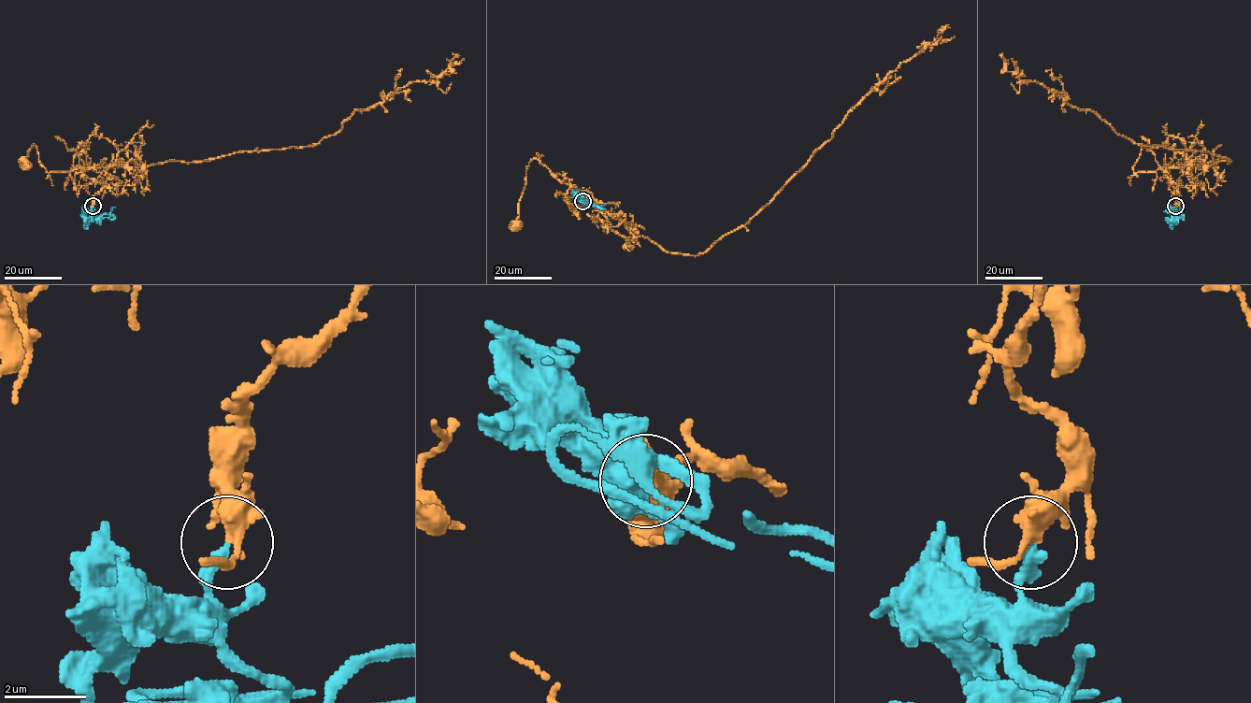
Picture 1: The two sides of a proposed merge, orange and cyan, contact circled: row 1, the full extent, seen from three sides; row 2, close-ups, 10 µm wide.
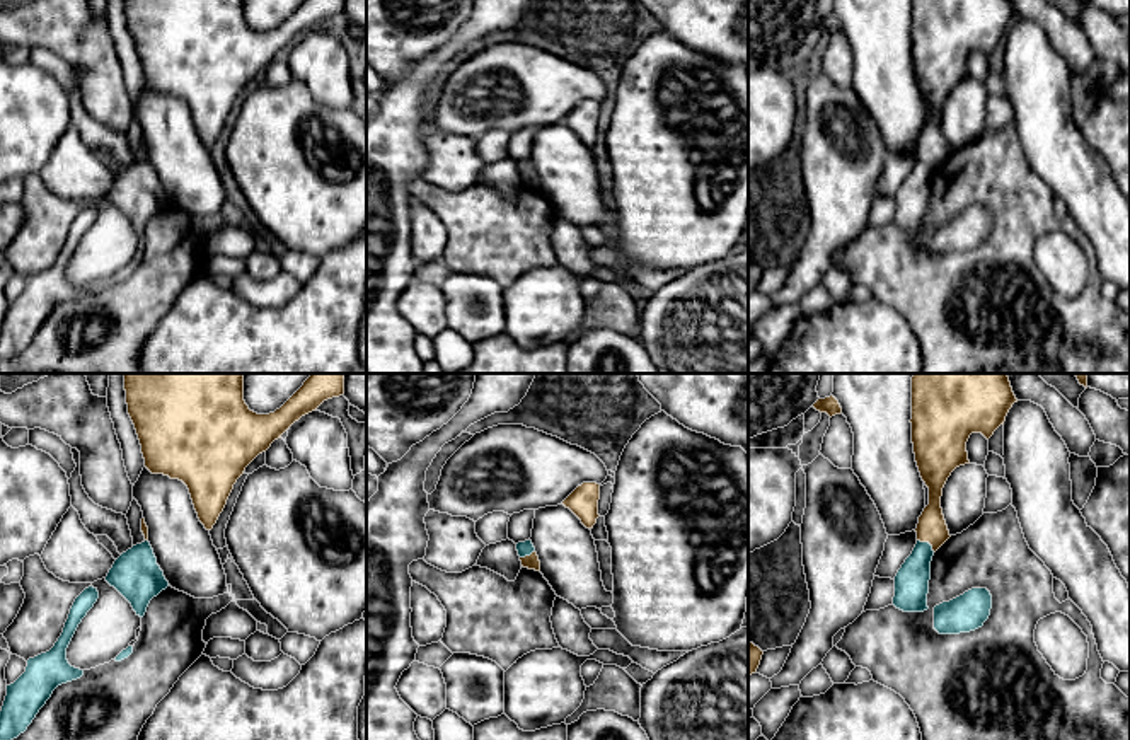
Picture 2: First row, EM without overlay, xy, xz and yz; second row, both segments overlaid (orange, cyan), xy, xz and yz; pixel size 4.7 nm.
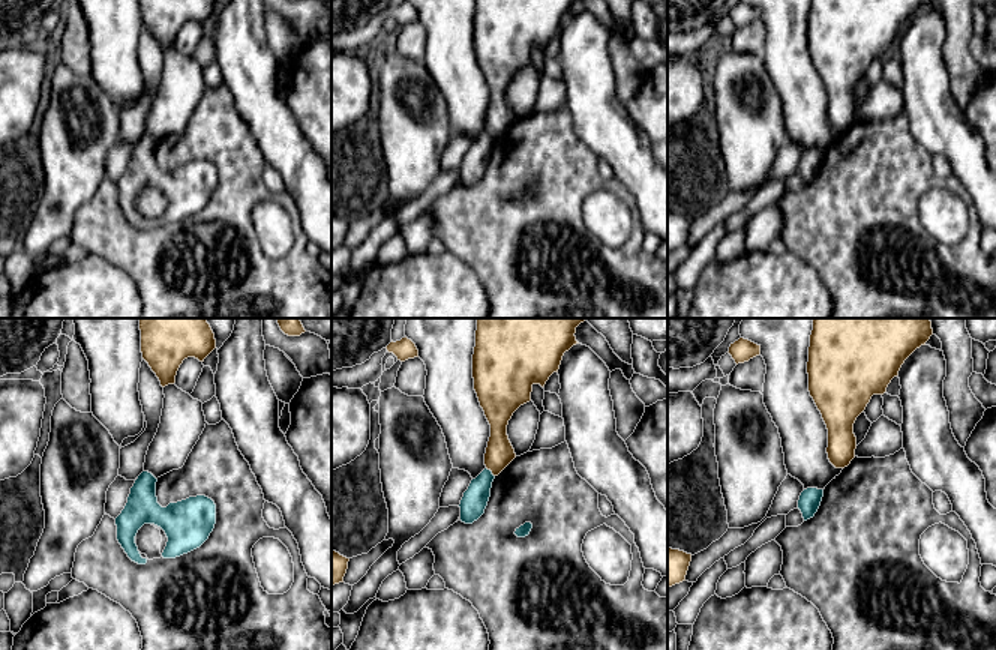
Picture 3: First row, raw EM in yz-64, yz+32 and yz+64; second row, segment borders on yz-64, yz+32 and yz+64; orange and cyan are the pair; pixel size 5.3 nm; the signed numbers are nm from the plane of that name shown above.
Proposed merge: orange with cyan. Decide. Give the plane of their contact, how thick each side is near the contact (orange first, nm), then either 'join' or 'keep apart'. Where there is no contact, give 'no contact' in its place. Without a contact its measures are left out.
contact in yz; calibres 140 and 160 nm; keep apart

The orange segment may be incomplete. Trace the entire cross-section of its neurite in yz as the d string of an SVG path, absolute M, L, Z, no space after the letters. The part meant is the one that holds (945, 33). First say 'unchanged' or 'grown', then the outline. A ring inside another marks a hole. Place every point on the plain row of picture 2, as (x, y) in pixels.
unchanged; M912 0L912 61L929 106L929 123L915 150L934 171L951 155L941 114L951 90L970 82L970 53L982 51L989 58L1014 20L1011 0Z

